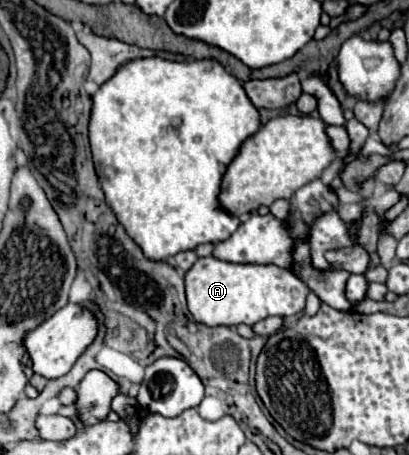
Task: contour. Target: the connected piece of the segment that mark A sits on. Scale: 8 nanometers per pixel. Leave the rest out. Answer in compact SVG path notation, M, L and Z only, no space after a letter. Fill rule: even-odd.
M203 257L187 271L185 293L195 321L207 327L235 327L241 323L253 327L257 321L271 315L287 317L301 313L311 289L295 273L275 265L241 265Z

